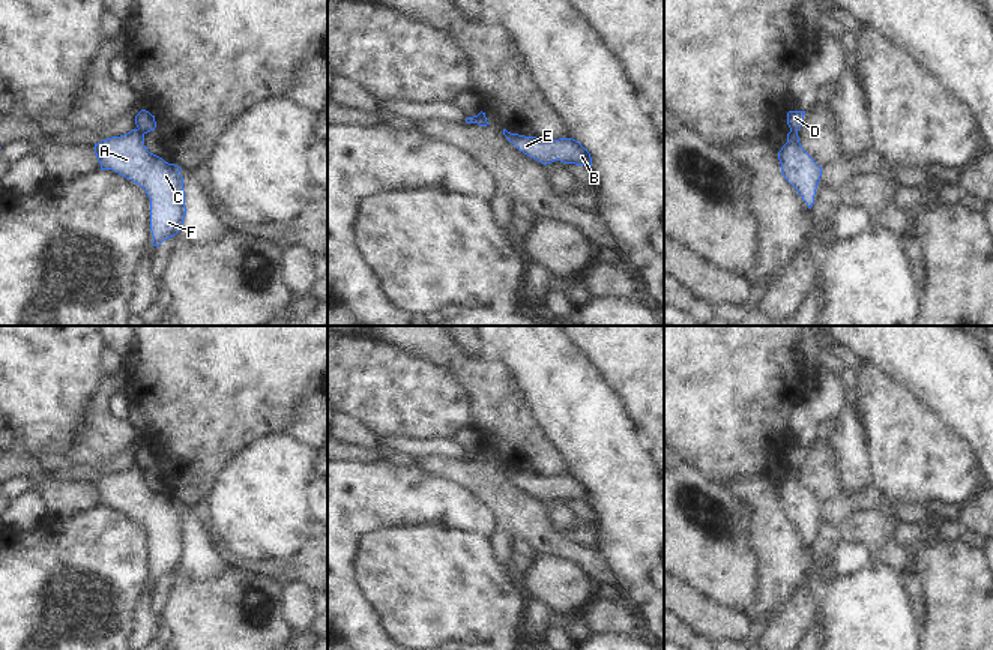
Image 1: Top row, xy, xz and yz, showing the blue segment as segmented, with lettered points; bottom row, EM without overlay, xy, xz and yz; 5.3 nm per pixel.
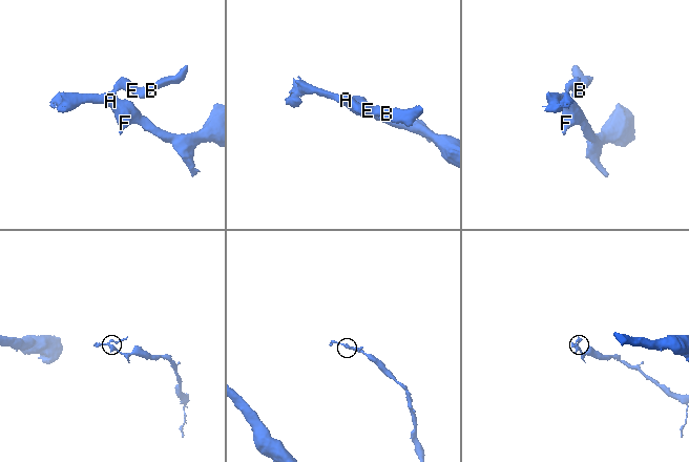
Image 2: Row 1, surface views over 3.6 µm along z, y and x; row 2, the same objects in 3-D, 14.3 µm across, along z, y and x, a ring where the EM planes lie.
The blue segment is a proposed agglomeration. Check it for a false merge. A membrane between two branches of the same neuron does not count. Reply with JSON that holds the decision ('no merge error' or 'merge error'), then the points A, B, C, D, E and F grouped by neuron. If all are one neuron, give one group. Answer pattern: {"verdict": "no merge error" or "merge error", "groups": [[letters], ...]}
{"verdict": "merge error", "groups": [["A", "C", "F"], ["B", "D", "E"]]}

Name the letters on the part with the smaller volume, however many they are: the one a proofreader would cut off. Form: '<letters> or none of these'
B, D, E

